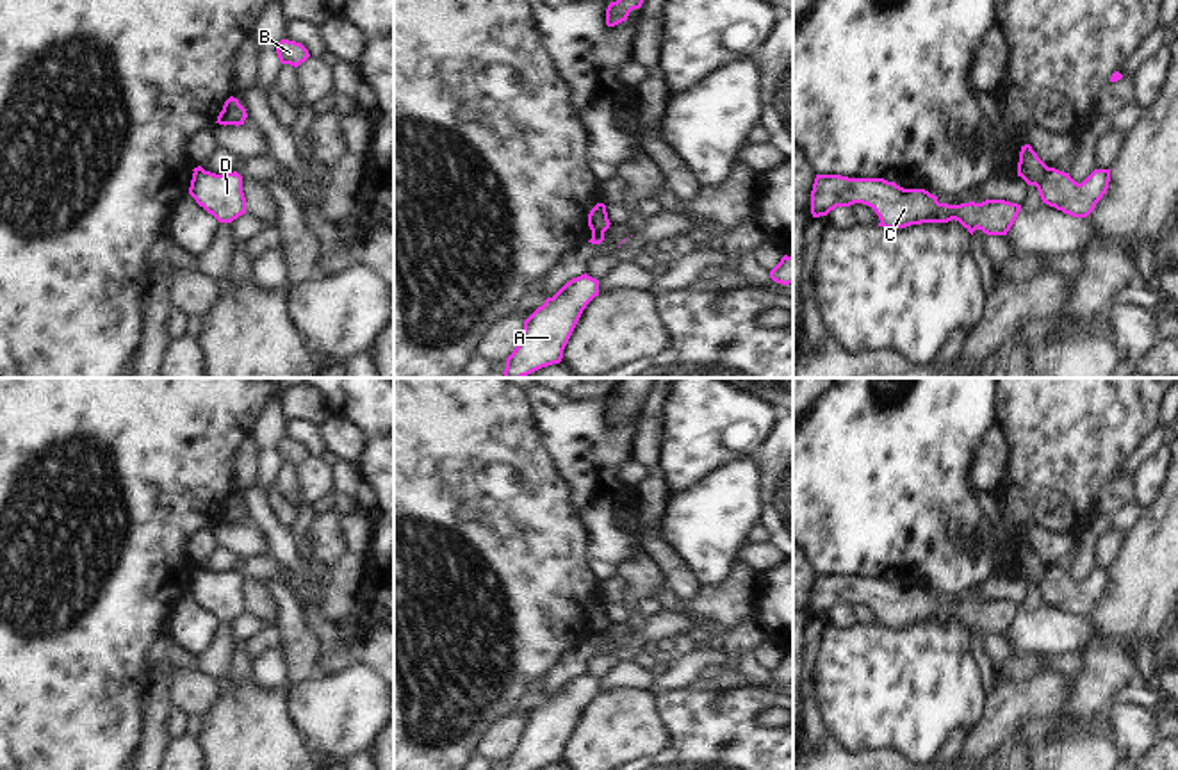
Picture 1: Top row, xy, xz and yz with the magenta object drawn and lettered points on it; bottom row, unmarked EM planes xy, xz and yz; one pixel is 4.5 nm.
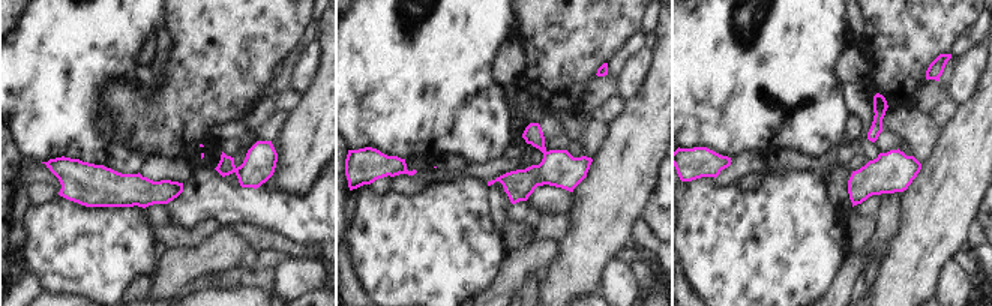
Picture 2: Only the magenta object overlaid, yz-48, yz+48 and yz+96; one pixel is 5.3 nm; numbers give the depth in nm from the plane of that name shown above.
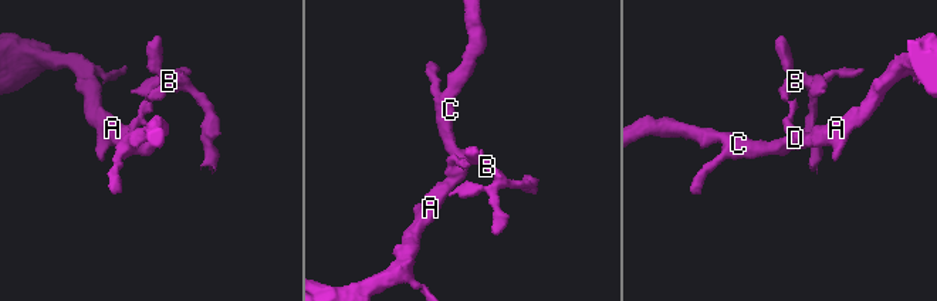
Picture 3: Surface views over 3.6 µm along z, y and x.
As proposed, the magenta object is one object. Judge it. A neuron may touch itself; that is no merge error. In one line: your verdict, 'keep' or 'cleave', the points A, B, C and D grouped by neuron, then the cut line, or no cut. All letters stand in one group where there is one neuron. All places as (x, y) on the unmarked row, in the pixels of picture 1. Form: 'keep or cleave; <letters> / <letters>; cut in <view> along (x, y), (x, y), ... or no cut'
cleave; A C D / B; cut in yz along (1048, 567), (1038, 587)

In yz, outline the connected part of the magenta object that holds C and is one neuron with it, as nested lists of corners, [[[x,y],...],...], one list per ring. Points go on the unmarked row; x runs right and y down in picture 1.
[[[816,574],[811,590],[813,617],[827,615],[836,606],[854,602],[875,610],[884,627],[905,627],[921,622],[959,620],[971,635],[978,627],[987,635],[1007,635],[1021,604],[1005,599],[948,604],[925,588],[904,588],[884,578],[848,578],[841,574]]]

